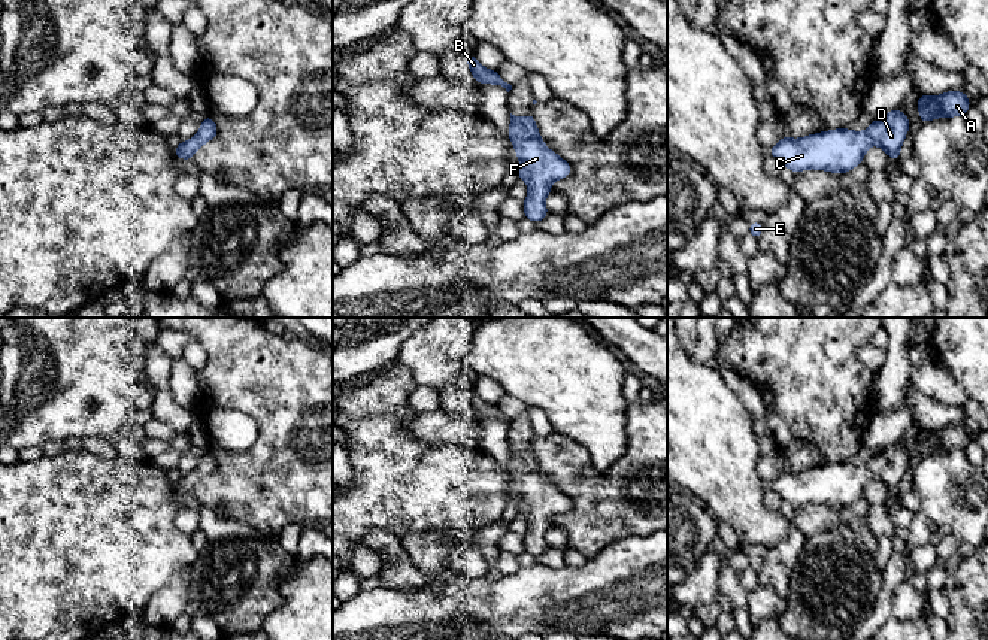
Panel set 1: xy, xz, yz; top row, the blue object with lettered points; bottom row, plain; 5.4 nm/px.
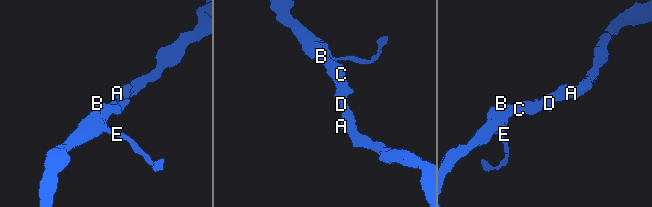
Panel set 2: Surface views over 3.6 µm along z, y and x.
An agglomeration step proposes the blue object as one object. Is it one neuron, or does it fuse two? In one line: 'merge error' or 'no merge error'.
no merge error

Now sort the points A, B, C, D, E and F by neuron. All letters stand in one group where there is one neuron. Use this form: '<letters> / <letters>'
A B C D E F

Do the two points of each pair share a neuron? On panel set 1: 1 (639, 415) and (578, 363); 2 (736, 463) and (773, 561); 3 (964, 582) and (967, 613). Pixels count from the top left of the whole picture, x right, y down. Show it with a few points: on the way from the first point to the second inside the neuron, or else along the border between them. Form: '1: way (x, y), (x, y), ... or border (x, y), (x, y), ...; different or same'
1: border (629, 405), (626, 413), (627, 440); different
2: border (790, 522), (788, 531), (767, 549); different
3: way (967, 590), (967, 606); same

